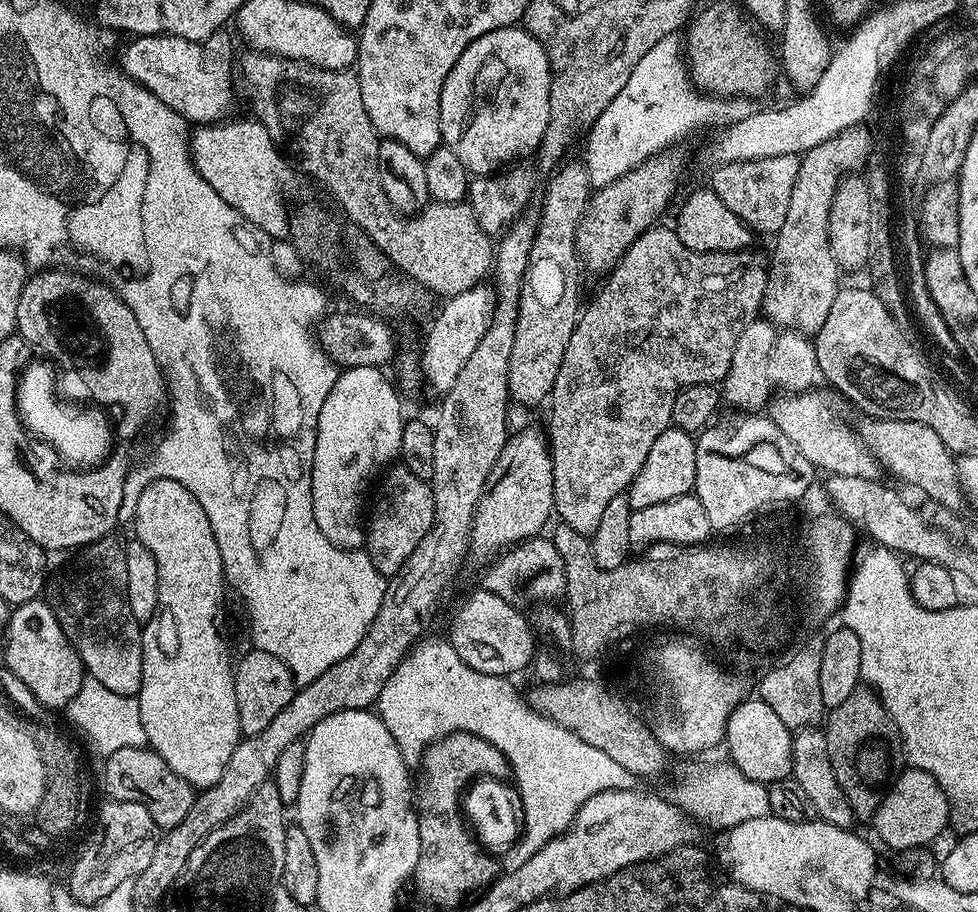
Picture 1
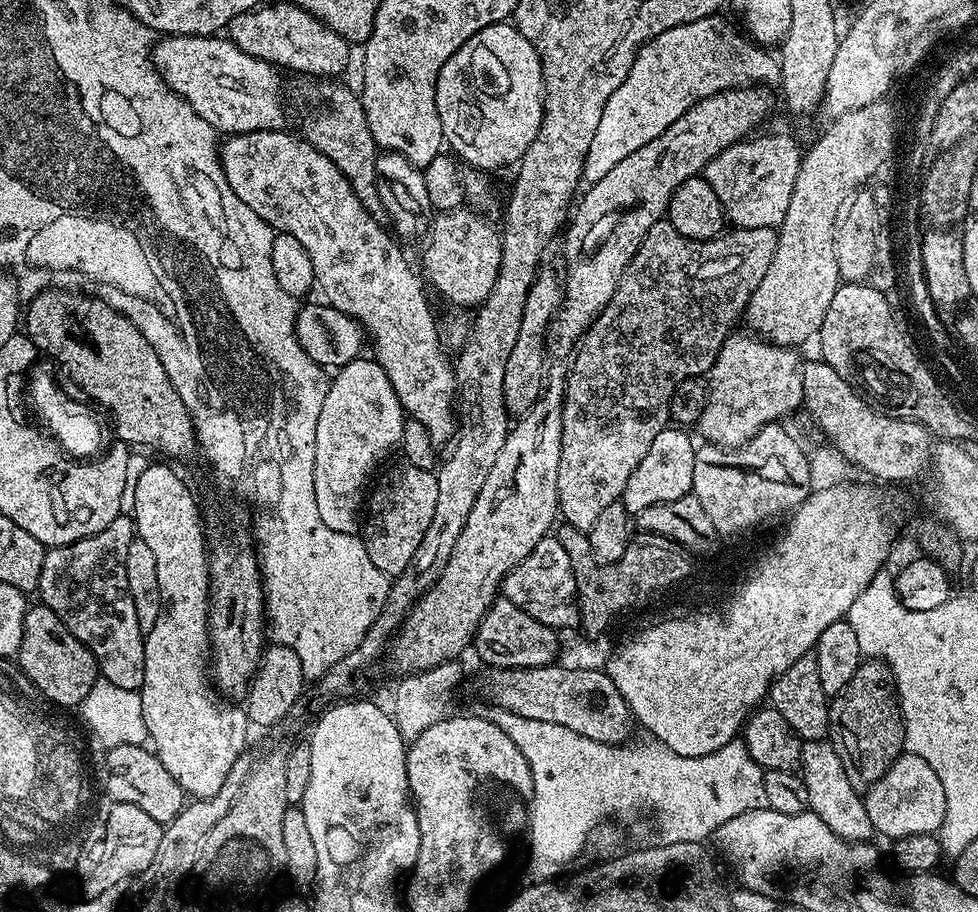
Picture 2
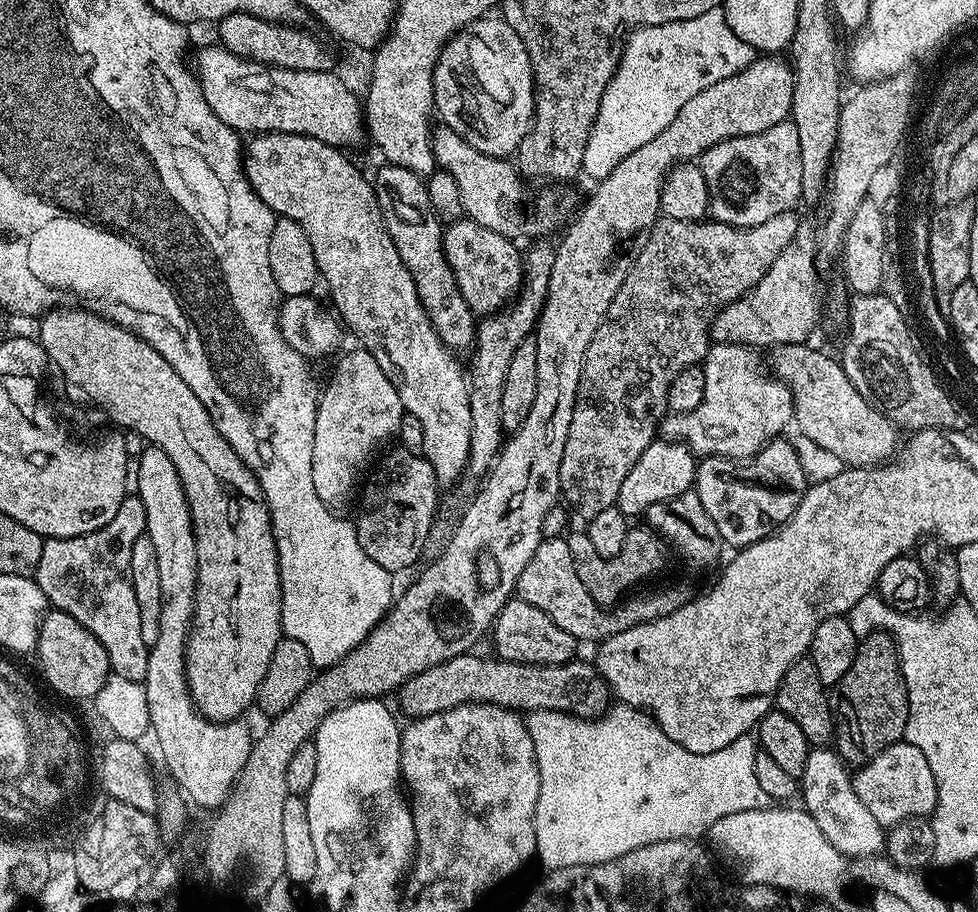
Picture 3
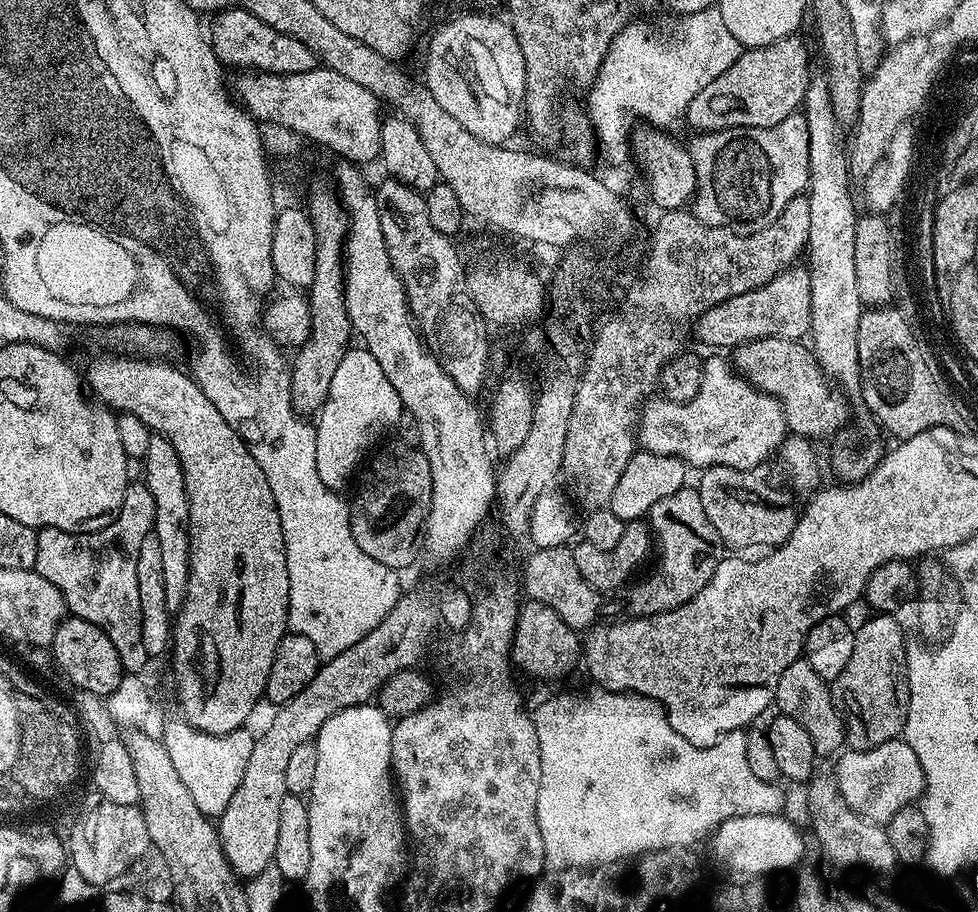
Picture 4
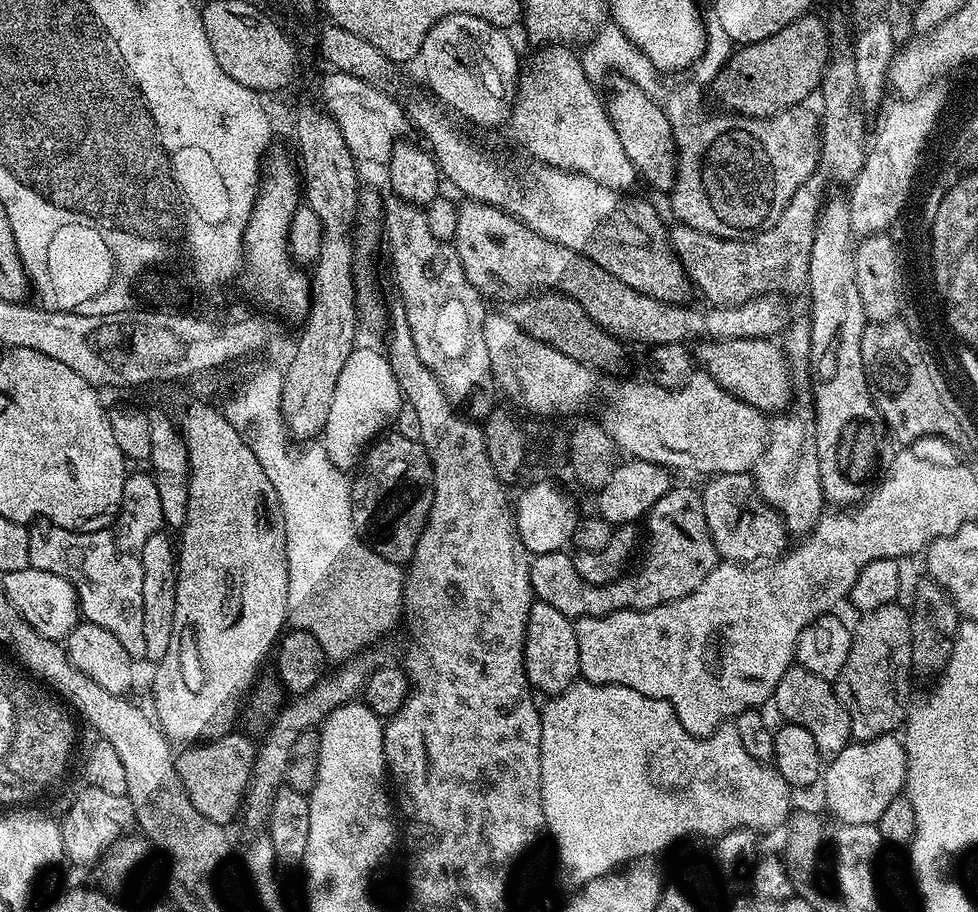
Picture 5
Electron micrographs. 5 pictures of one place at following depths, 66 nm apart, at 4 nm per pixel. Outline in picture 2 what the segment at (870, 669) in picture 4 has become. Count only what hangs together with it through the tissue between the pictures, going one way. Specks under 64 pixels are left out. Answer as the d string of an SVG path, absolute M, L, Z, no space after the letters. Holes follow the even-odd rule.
M865 659L854 678L850 678L850 682L831 701L828 736L838 758L842 758L842 770L846 770L850 786L858 790L871 788L905 751L904 718L900 714L890 669L883 660Z

